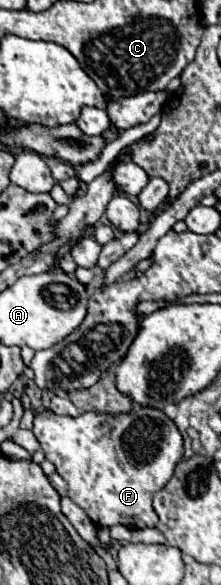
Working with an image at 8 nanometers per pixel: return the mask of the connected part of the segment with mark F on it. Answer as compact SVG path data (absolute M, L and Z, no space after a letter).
M139 407L125 415L87 411L77 417L41 411L35 415L33 433L41 443L45 459L49 459L57 467L57 473L67 481L69 499L79 505L97 527L125 525L133 529L145 529L157 525L157 513L151 505L151 499L161 487L165 487L165 483L173 477L175 465L183 459L183 435L163 411Z

